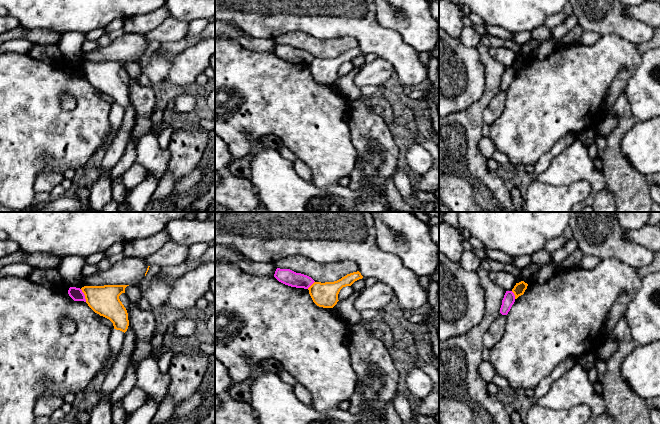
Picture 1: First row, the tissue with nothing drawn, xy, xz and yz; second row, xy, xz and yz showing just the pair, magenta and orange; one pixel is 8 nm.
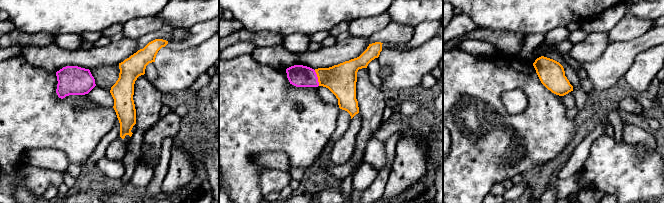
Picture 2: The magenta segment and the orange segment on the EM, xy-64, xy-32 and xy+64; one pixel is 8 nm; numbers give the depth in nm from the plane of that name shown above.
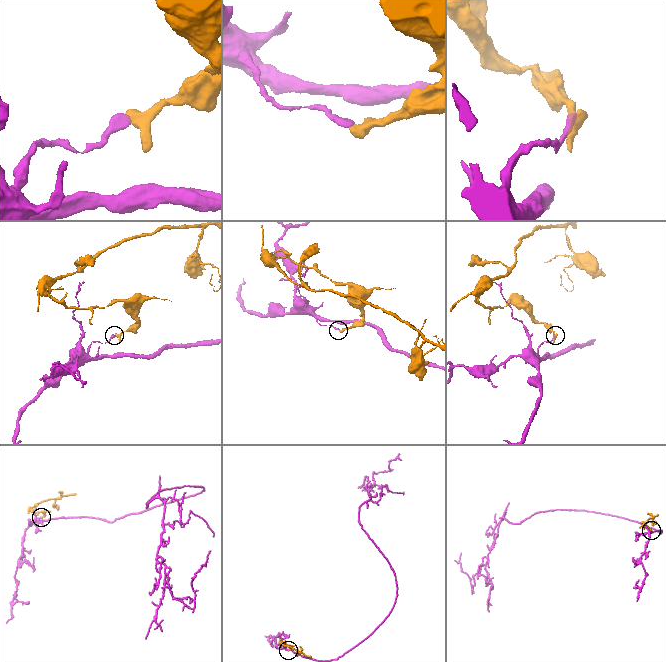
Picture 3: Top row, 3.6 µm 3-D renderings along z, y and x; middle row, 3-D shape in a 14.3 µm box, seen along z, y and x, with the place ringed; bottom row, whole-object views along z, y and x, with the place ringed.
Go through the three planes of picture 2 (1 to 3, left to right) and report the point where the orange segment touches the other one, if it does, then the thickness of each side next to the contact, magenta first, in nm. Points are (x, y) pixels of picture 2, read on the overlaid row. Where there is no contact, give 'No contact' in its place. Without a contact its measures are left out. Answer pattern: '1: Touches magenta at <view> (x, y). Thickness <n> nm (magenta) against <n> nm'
1: No contact
2: Touches magenta at xy-32 (317, 78). Thickness 180 nm (magenta) against 240 nm
3: No contact

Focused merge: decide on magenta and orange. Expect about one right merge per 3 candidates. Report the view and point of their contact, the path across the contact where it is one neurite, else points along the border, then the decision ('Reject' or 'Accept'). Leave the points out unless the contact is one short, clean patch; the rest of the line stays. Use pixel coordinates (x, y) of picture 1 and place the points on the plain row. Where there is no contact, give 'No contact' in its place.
Touches magenta at xy (84, 71). Boundary: xy (80, 65), (86, 77). Reject

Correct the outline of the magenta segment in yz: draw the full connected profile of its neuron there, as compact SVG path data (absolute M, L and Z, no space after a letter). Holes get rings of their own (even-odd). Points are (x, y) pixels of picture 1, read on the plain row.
M506 67L504 74L502 76L502 81L500 84L500 89L502 91L507 91L510 87L512 81L515 78L515 71L512 67Z

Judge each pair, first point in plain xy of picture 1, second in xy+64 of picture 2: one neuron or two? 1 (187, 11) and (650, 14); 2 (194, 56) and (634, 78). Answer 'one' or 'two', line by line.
1: one
2: one

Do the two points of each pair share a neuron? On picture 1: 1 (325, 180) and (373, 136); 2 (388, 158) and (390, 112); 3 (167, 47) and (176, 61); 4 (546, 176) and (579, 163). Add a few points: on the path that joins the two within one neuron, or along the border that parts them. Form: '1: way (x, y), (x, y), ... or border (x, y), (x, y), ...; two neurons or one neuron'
1: border (349, 129), (356, 151), (351, 173); two neurons
2: border (382, 117), (388, 126); two neurons
3: border (193, 44), (162, 55), (169, 63), (165, 76); two neurons
4: way (554, 176), (571, 165); one neuron

